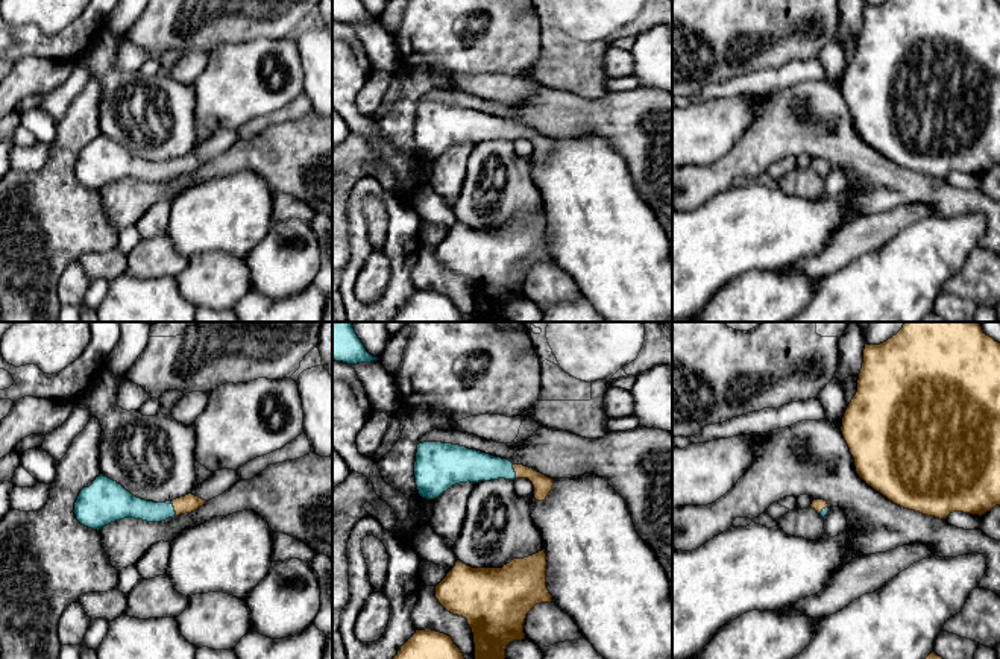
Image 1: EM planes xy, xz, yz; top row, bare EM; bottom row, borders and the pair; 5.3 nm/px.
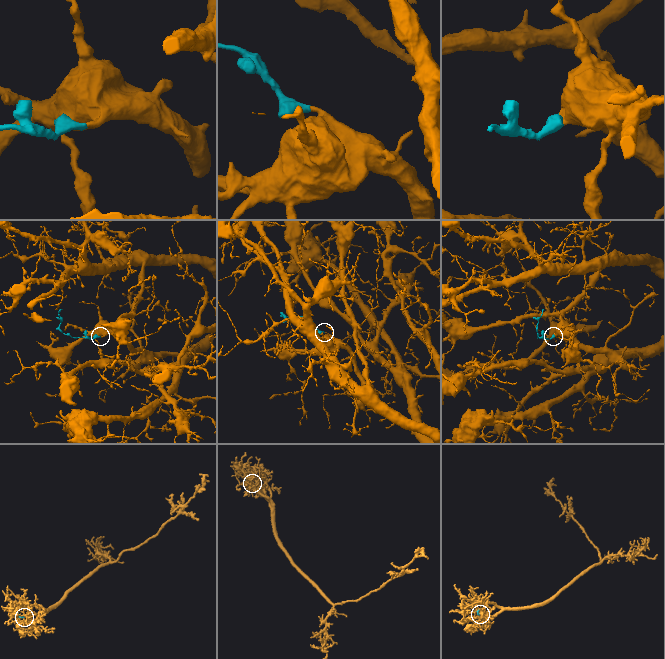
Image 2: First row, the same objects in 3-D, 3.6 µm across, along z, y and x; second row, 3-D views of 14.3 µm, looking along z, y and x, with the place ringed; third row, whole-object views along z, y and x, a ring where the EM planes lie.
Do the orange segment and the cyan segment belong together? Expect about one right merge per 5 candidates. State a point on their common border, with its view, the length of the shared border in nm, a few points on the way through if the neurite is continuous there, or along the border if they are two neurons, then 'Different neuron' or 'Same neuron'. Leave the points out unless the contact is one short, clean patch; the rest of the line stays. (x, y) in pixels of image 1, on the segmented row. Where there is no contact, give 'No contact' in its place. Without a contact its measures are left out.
Touches orange at xy (175, 509). Shared border 90 nm. Path across: xy (185, 504), (175, 509), (138, 509), (128, 506). Same neuron

